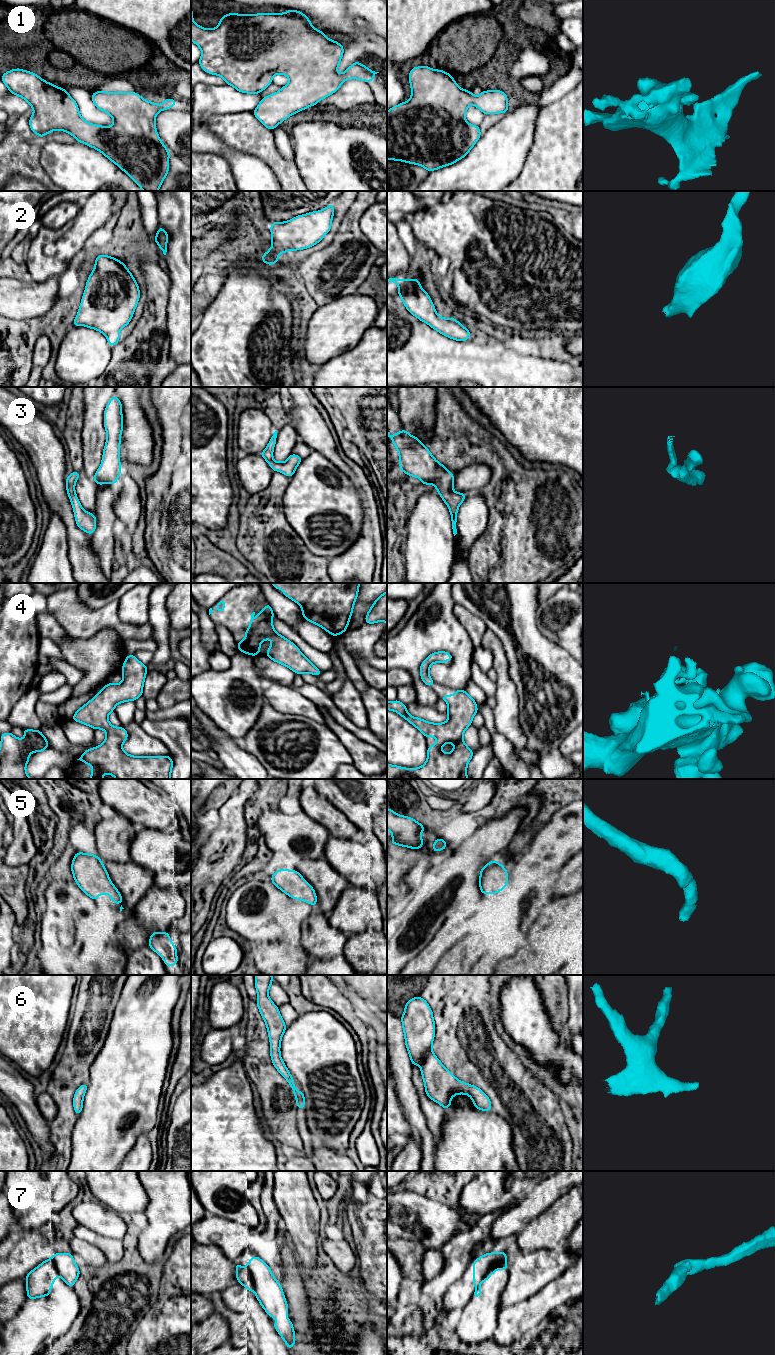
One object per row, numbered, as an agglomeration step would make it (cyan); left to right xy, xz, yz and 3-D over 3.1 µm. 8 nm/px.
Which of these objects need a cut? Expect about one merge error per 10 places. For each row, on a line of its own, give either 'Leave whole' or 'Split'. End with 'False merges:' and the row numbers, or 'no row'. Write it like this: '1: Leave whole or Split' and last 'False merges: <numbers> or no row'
1: Leave whole
2: Leave whole
3: Leave whole
4: Leave whole
5: Leave whole
6: Leave whole
7: Leave whole
False merges: no row

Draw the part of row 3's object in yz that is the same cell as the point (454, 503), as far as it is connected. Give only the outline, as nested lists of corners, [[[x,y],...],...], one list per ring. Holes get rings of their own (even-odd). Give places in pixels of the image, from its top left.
[[[405,429],[390,435],[399,453],[401,472],[419,478],[423,485],[432,484],[450,510],[454,536],[457,534],[457,511],[466,498],[466,493],[453,491],[454,475],[440,464],[422,442]]]

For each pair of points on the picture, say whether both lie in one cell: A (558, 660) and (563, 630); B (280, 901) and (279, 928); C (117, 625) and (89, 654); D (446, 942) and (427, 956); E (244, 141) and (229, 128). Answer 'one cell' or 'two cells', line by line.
A: two cells
B: one cell
C: two cells
D: one cell
E: one cell

